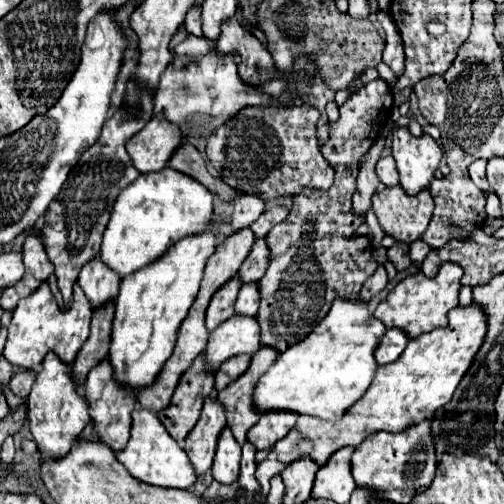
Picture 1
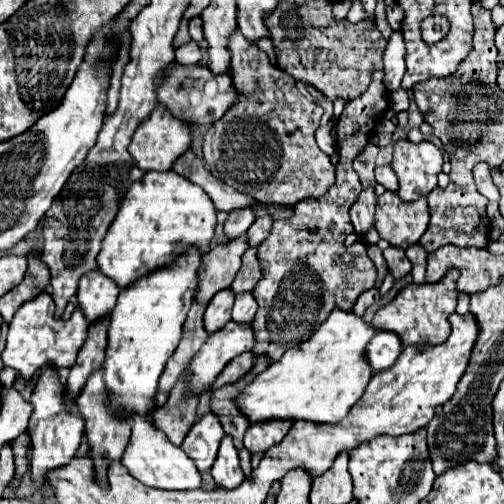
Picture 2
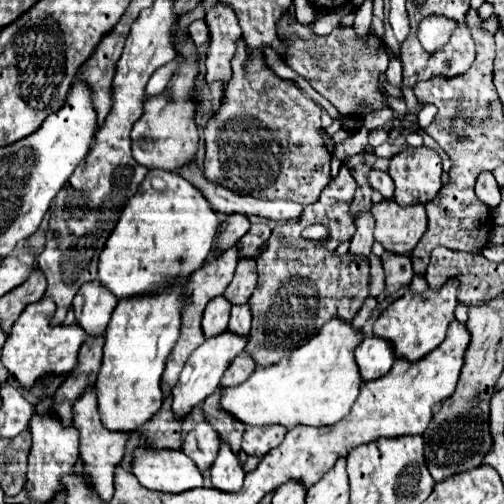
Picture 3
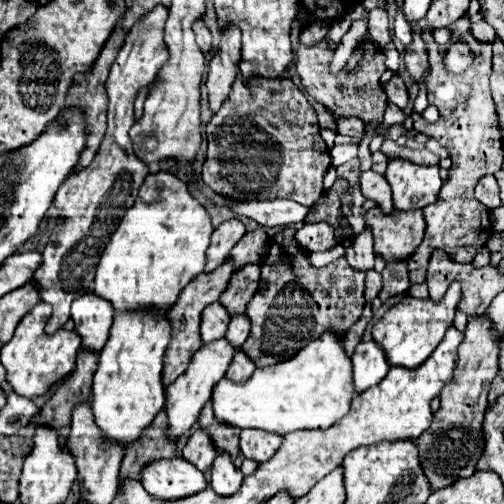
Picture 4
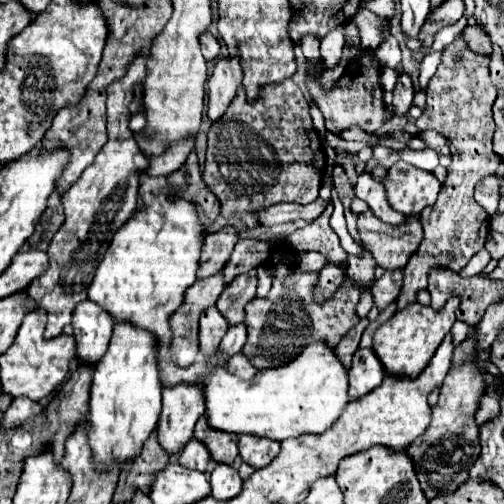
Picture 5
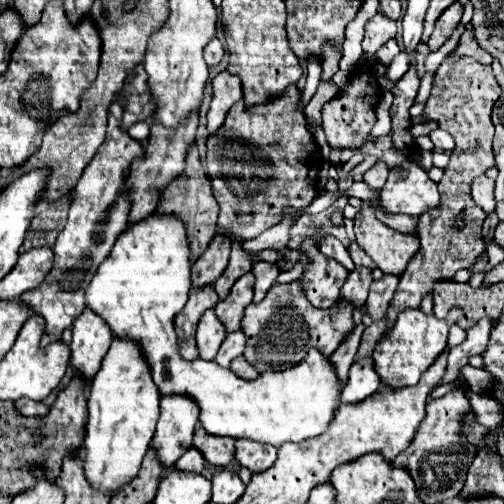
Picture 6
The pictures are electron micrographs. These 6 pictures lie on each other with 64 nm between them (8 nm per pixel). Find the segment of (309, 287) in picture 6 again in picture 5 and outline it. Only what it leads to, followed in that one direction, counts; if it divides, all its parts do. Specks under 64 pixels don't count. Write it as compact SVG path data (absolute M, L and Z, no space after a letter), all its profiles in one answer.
M326 262L322 266L322 270L318 270L318 282L316 282L316 292L314 292L314 300L318 304L322 304L324 300L328 300L332 296L332 292L336 292L336 288L342 286L346 272L332 262Z

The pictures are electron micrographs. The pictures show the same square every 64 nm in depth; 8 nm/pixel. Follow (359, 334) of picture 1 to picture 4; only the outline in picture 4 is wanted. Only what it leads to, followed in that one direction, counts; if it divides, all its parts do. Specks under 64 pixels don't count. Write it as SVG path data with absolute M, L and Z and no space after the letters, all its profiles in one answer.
M324 332L292 358L258 368L250 380L232 382L226 376L212 390L212 410L218 422L234 428L258 428L286 436L296 430L326 430L342 420L354 398L352 362L344 354L342 336Z

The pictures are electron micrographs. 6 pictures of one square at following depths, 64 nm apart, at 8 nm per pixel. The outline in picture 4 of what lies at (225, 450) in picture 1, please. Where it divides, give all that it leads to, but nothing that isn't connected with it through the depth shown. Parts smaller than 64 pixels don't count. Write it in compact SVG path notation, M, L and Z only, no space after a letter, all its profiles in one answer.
M222 454L212 464L212 480L210 486L220 496L232 496L242 486L242 472L232 464L230 456Z

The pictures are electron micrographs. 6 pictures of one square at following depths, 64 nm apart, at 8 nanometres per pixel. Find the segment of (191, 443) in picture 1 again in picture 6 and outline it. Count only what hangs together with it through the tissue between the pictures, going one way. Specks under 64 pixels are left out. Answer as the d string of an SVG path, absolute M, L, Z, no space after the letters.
M190 448L188 452L184 452L180 456L180 460L174 464L174 468L176 470L184 470L184 472L200 474L202 468L204 468L204 458L202 458L202 454L196 448Z

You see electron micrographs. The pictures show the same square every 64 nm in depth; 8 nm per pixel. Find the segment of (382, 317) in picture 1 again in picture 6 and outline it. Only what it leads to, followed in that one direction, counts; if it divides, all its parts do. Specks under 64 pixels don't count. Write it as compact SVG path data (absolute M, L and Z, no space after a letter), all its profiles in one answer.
M404 310L394 328L382 338L372 354L372 362L376 364L376 374L386 388L398 390L404 386L414 386L424 370L428 370L440 352L446 350L448 328L456 320L456 310L450 312L446 320L438 320L434 314L426 316L422 310Z

